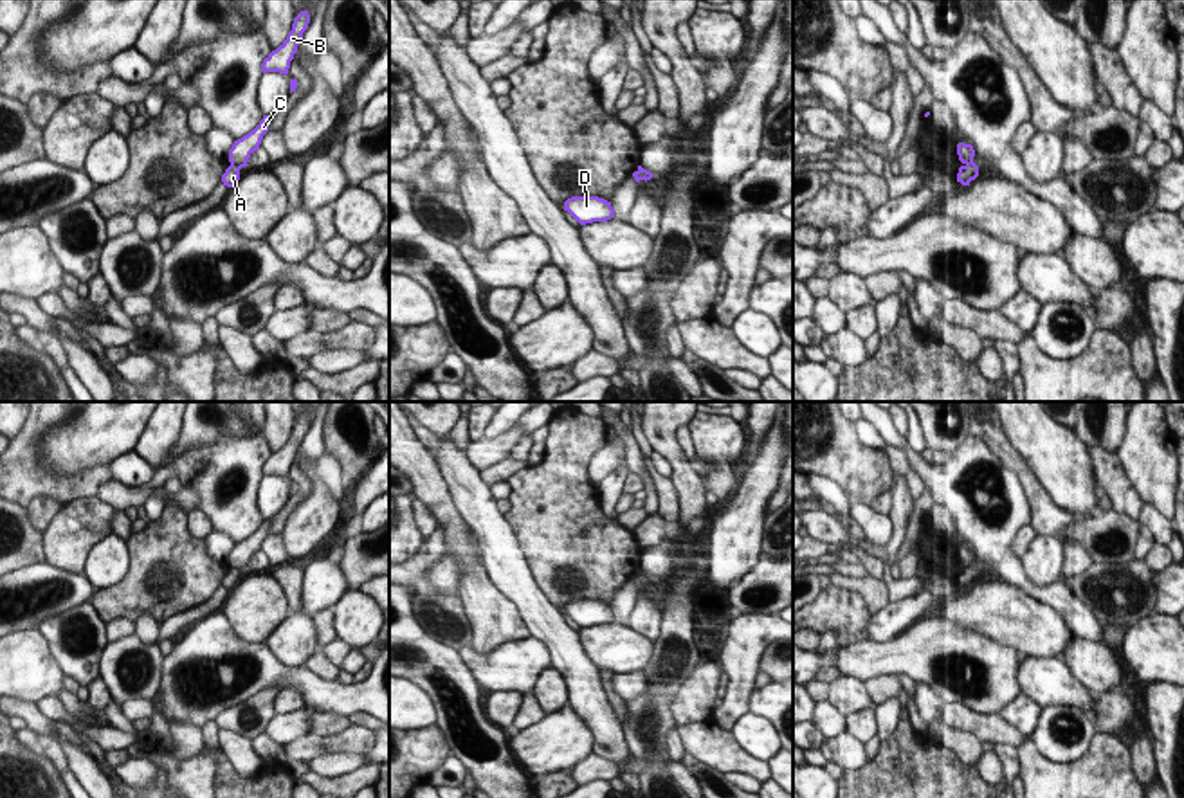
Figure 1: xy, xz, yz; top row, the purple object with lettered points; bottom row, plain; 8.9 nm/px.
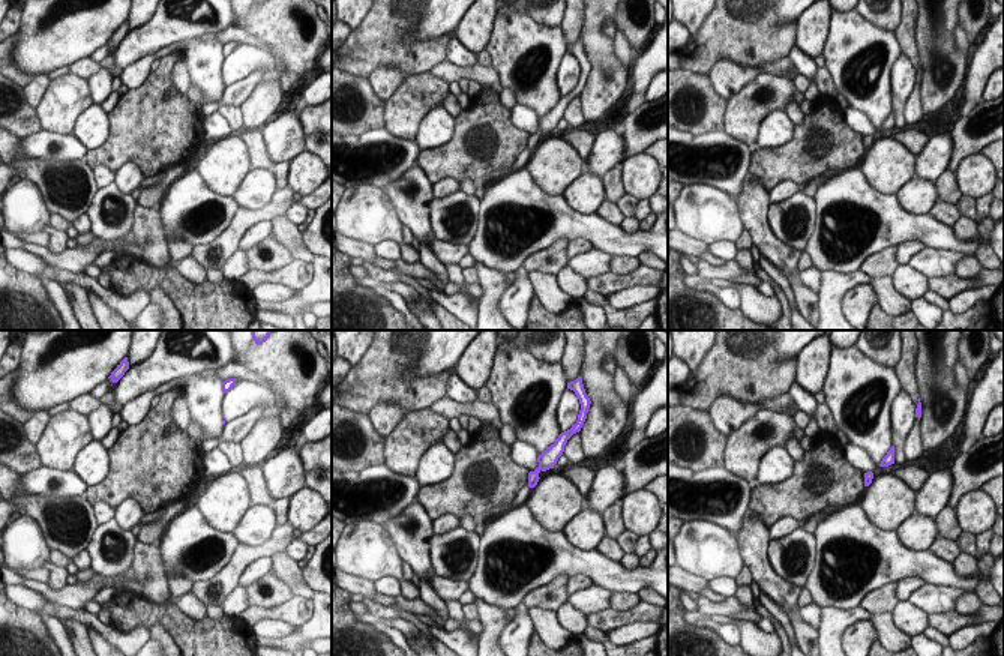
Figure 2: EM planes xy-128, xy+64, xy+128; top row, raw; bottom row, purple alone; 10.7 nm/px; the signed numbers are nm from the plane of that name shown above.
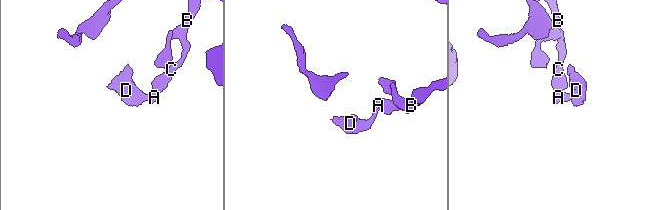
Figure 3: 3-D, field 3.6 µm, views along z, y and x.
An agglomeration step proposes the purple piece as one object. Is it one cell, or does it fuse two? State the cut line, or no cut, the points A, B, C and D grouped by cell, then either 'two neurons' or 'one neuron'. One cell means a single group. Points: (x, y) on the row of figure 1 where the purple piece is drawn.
cut xy (231, 163), (240, 168); groups A D / B C; two neurons

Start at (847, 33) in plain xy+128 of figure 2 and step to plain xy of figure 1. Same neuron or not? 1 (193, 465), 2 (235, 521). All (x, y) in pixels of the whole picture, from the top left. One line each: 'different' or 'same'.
1: same
2: same

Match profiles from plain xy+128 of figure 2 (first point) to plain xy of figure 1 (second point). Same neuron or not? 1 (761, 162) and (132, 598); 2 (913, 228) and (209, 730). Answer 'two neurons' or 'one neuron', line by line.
1: one neuron
2: two neurons

